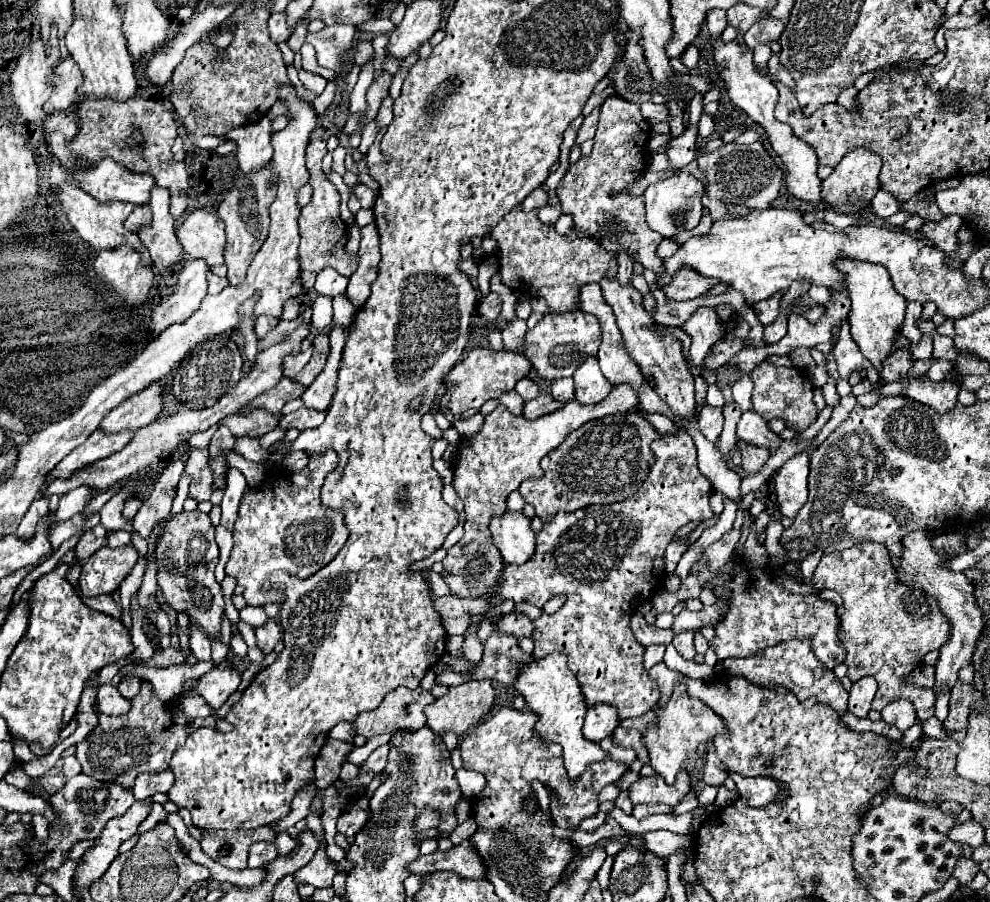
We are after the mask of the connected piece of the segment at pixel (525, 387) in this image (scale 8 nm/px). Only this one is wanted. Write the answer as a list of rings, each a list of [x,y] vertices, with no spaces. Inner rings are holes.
[[[521,378],[521,380],[517,382],[515,390],[519,392],[519,396],[521,396],[523,400],[531,400],[531,398],[537,398],[537,396],[539,396],[539,390],[537,390],[535,382],[529,380],[529,378]]]

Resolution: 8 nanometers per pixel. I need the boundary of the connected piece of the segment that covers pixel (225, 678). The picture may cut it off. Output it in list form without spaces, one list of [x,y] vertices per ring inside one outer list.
[[[213,668],[197,680],[197,692],[213,710],[219,710],[225,700],[239,688],[241,674],[233,668]]]

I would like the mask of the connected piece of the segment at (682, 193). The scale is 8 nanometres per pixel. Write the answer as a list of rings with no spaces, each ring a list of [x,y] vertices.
[[[675,172],[673,176],[651,184],[643,194],[649,228],[659,232],[665,238],[675,236],[683,230],[693,230],[699,224],[701,214],[703,214],[701,198],[703,198],[703,184],[687,172]]]

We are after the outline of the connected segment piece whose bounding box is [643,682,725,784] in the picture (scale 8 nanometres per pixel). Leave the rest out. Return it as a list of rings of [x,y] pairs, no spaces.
[[[683,682],[675,684],[669,702],[657,706],[653,712],[657,716],[657,728],[647,728],[643,740],[649,750],[651,766],[657,770],[657,774],[661,774],[665,782],[673,784],[681,766],[687,770],[703,770],[705,762],[697,758],[697,746],[725,730],[725,726],[721,726],[721,718],[717,718],[717,714],[713,714],[713,710],[709,710],[709,706],[705,706],[699,698],[691,698]]]

